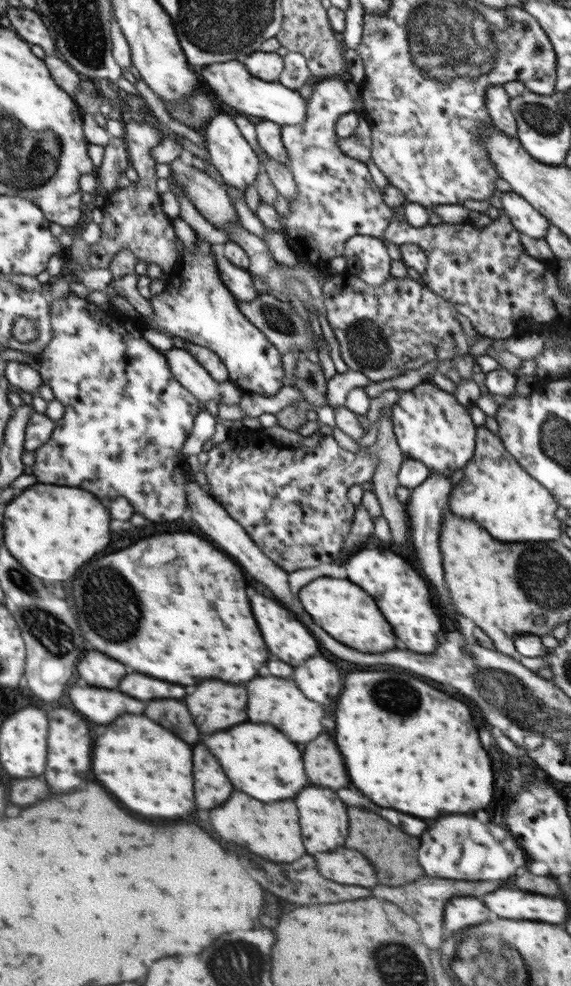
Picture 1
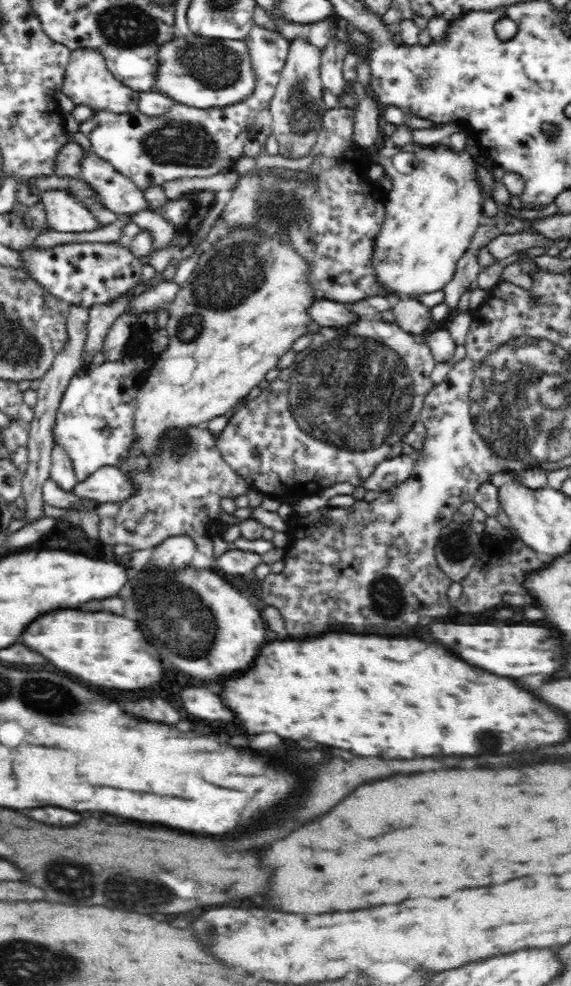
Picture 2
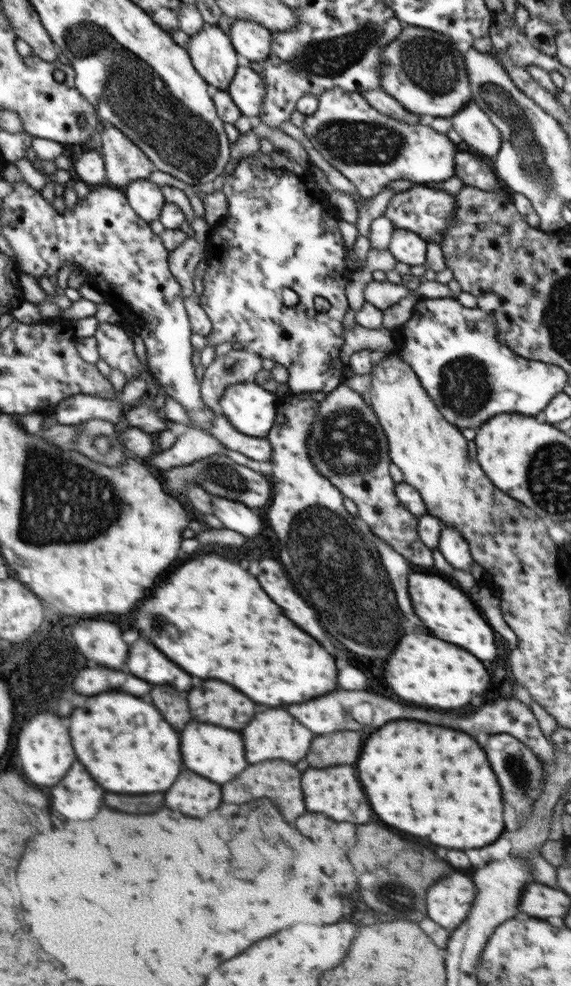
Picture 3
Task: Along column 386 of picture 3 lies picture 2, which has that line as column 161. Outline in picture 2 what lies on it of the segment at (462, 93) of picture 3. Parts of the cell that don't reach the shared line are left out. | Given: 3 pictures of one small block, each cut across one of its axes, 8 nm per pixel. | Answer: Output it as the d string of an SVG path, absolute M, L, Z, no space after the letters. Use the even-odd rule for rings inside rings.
M194 33L175 35L158 49L157 59L155 90L186 106L202 109L230 106L246 100L256 86L249 47L243 40L227 41Z

